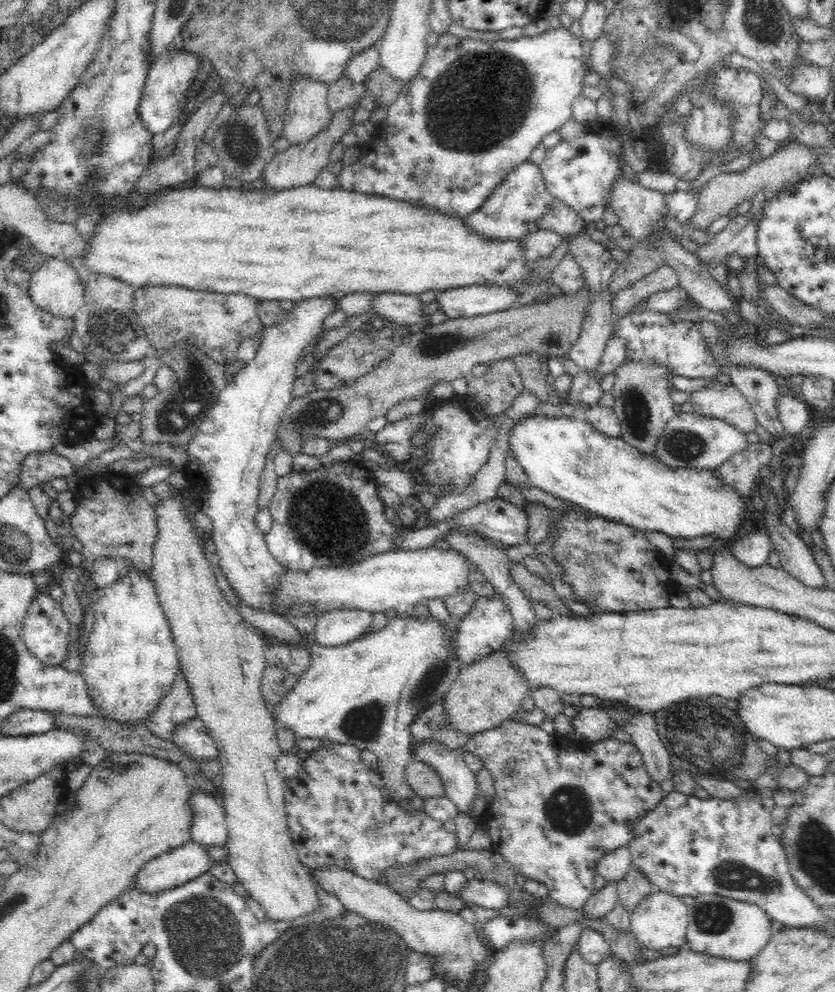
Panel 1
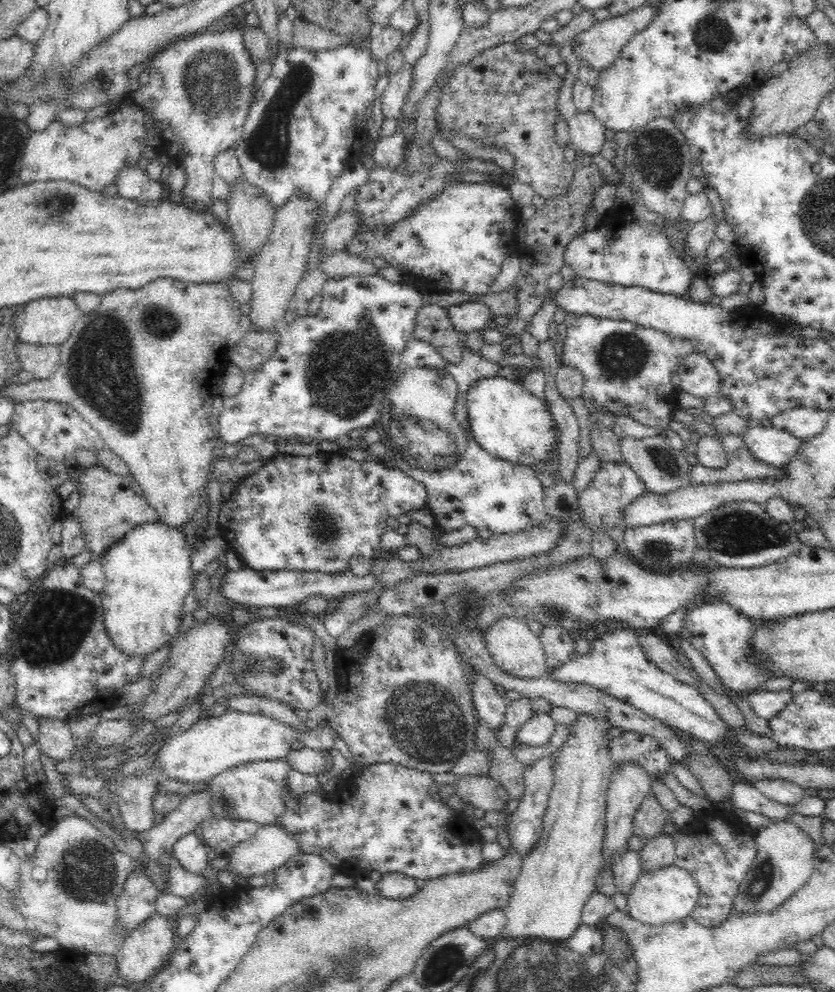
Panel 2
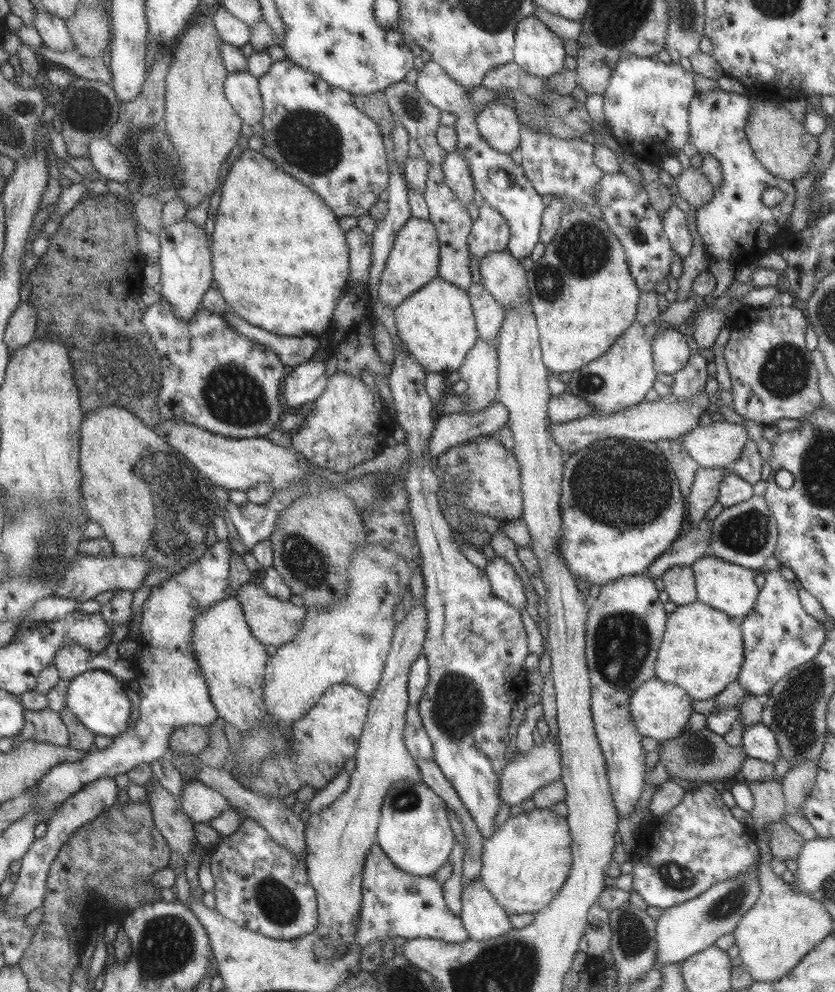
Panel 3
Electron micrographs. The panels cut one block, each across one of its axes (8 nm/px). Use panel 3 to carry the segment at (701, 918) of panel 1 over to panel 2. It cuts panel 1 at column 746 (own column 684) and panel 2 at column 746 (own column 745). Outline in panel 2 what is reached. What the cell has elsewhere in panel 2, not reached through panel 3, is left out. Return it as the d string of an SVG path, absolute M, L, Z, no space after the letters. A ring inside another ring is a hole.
M788 818L771 819L768 824L755 831L753 839L756 856L739 884L738 894L732 902L734 913L765 913L774 910L814 872L814 852L818 846L794 821Z

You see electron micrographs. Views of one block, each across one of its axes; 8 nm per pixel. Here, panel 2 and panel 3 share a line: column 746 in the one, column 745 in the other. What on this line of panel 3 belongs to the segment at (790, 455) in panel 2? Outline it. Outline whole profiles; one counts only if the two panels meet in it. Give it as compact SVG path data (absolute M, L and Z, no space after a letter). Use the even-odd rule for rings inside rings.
M704 420L687 432L681 442L698 467L725 469L735 463L749 439L743 425Z

